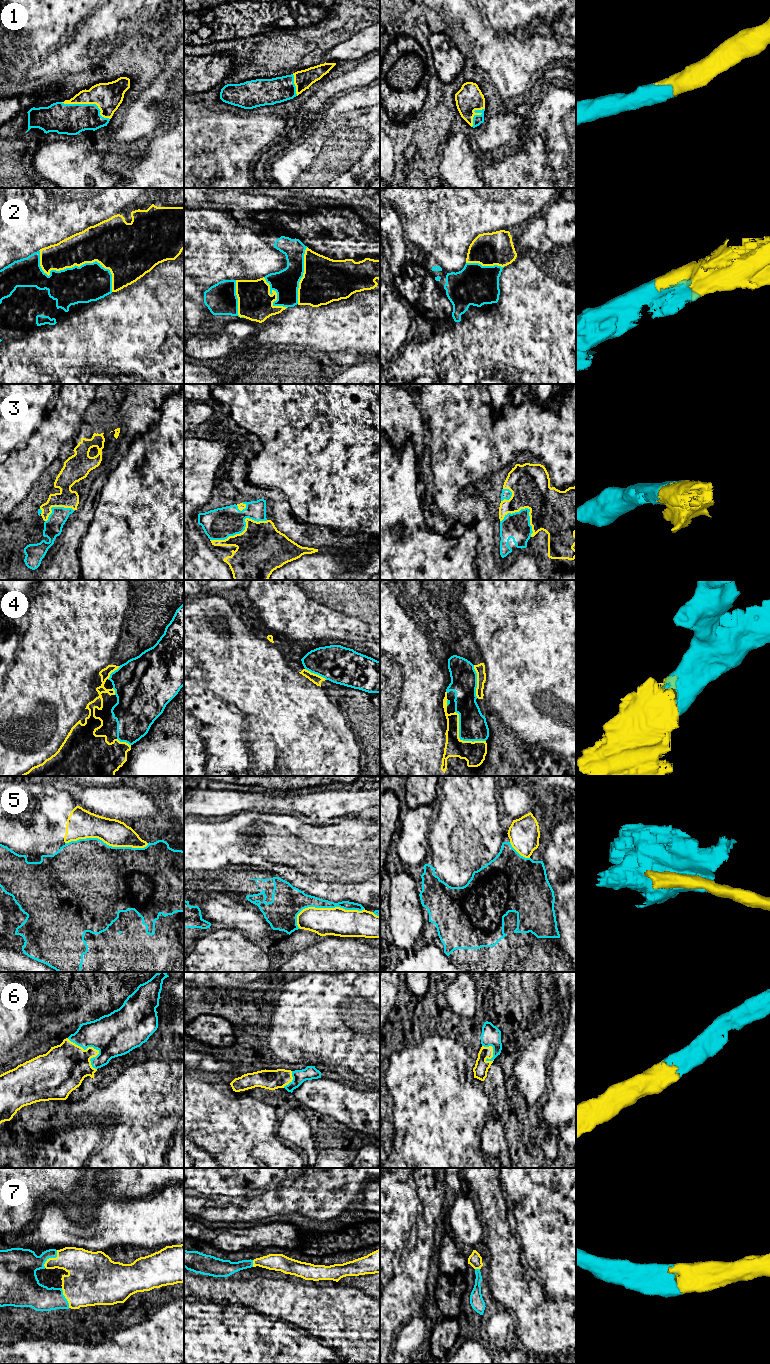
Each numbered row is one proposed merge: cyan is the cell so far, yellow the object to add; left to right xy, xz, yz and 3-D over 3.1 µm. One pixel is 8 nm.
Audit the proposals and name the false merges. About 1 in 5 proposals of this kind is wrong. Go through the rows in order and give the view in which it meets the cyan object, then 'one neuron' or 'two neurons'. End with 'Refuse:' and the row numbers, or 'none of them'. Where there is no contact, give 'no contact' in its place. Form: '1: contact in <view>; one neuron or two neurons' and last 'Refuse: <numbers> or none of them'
1: contact in xy; one neuron
2: contact in xy; one neuron
3: contact in xz; one neuron
4: contact in yz; one neuron
5: contact in xy; two neurons
6: contact in xy; one neuron
7: contact in xy; one neuron
Refuse: 5

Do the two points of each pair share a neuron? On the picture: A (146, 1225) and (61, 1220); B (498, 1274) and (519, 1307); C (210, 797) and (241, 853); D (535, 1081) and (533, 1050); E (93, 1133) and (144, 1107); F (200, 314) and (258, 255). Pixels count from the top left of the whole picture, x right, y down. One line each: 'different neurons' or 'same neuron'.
A: same neuron
B: same neuron
C: different neurons
D: same neuron
E: different neurons
F: same neuron

